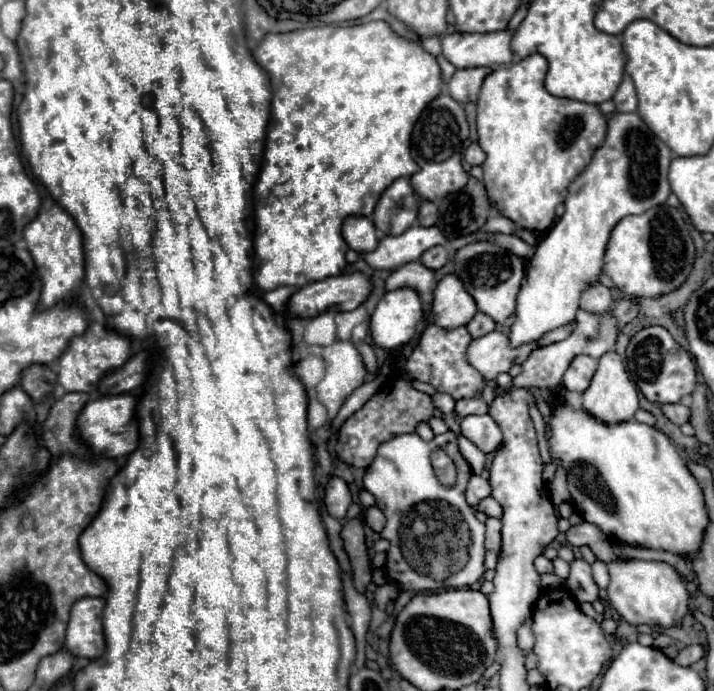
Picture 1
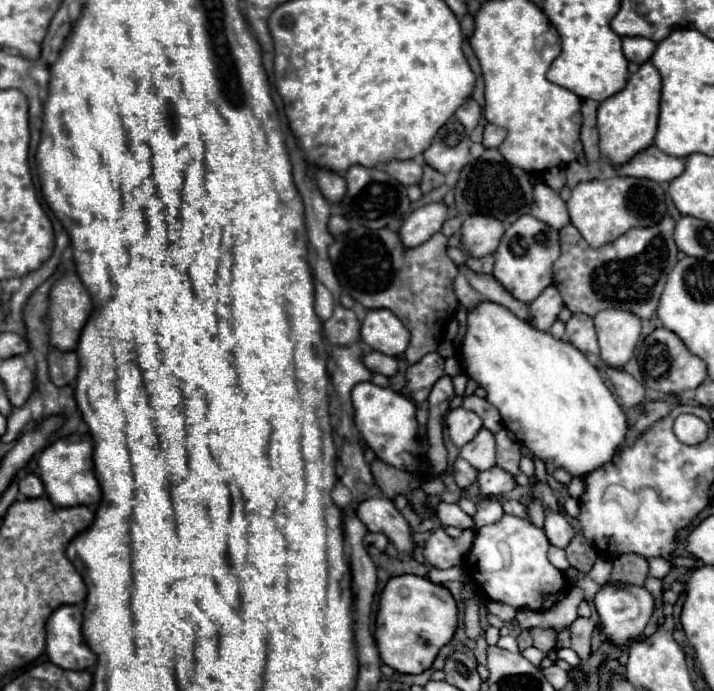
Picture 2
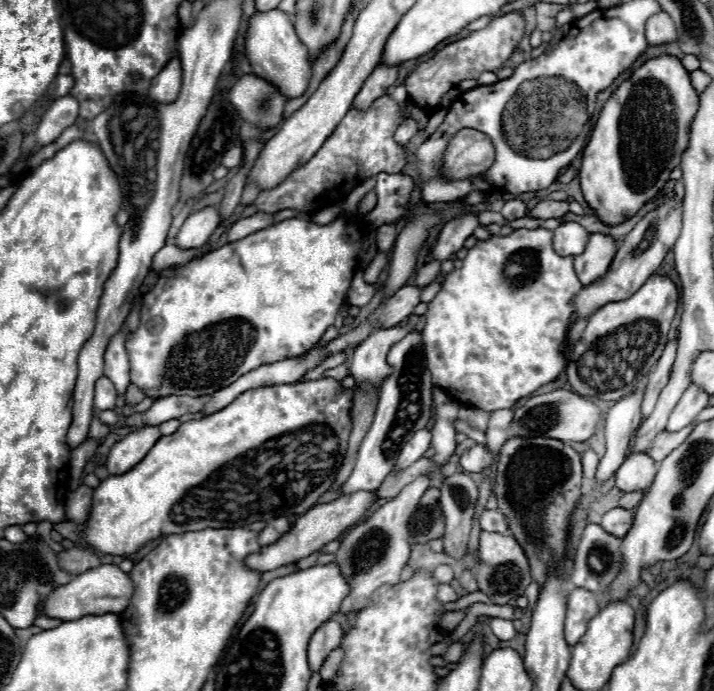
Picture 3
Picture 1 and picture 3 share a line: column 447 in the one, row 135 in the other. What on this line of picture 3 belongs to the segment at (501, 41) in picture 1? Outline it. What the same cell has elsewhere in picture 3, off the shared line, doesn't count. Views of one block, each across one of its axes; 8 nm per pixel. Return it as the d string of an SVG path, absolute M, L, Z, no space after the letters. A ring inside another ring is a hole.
M68 94L68 96L54 100L36 130L38 144L42 144L42 146L50 144L54 138L60 136L60 132L66 126L74 124L76 118L78 118L78 100L74 96Z

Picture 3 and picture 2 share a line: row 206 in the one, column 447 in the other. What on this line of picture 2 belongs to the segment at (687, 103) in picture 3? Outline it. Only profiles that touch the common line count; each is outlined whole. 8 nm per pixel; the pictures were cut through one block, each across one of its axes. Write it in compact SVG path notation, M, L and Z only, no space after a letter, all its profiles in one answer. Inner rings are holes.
M402 574L386 582L376 614L376 646L380 660L400 674L420 674L428 670L440 648L454 636L458 608L452 594L428 578Z

